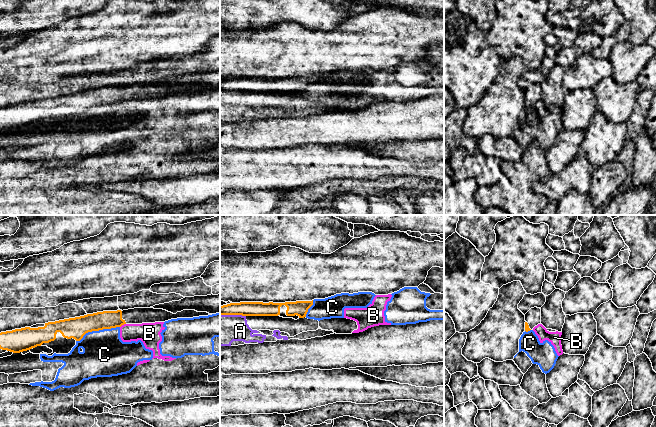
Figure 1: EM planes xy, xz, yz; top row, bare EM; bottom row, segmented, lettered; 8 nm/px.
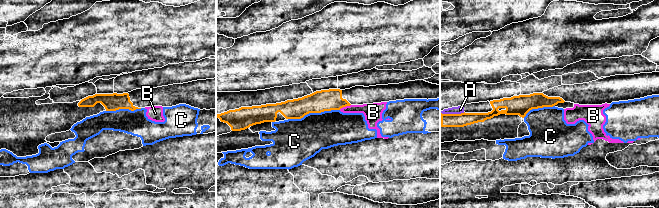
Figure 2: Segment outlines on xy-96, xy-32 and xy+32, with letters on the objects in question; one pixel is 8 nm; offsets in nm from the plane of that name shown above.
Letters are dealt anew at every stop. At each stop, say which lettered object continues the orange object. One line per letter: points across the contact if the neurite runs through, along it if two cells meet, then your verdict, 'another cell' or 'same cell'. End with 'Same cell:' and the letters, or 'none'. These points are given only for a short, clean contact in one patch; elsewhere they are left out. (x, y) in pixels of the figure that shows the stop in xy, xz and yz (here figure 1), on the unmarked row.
A: along xz (220, 90), (241, 90), (245, 92) | another cell
B: along xy (125, 99), (120, 103) | another cell
C: another cell
Same cell: none

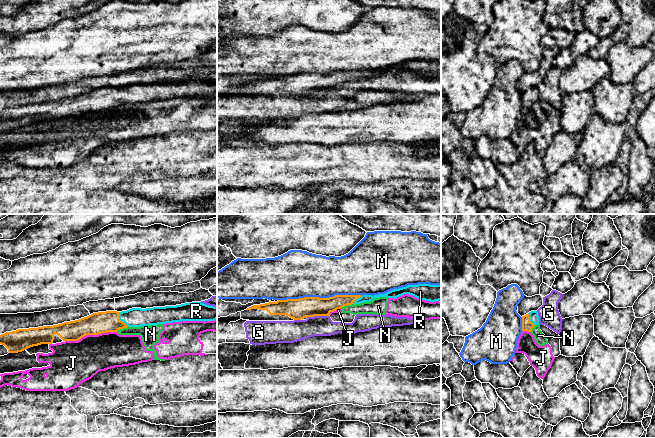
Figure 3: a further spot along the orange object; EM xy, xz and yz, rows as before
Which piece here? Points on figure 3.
G: another cell
J: another cell
M: another cell
N: along xz (352, 79), (340, 84) | another cell
R: across xy (102, 98), (119, 96), (135, 93) | same cell
Same cell: R

